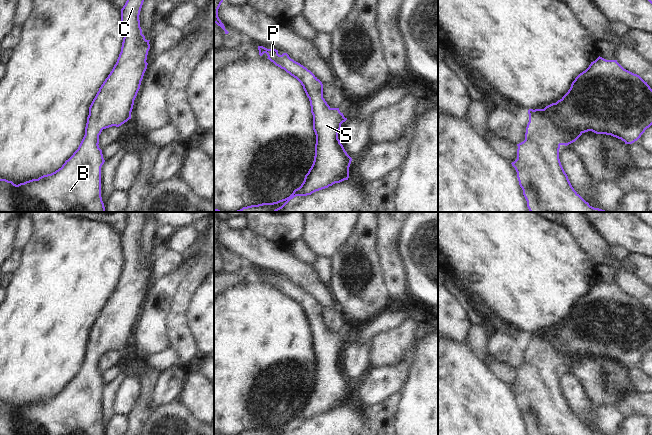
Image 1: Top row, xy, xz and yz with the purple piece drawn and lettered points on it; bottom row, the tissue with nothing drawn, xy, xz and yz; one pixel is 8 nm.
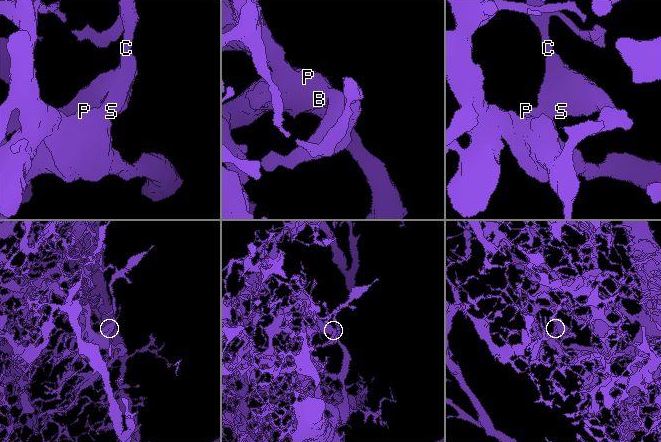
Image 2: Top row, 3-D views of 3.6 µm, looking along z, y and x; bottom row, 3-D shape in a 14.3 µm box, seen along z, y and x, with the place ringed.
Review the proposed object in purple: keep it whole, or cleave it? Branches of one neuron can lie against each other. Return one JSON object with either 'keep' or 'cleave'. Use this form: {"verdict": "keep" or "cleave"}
{"verdict": "keep"}

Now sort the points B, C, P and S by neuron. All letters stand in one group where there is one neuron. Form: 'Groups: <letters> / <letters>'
Groups: B C P S.

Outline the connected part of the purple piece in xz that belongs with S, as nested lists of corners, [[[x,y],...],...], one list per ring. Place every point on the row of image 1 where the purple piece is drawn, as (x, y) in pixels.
[[[258,46],[258,50],[260,56],[266,53],[268,56],[267,59],[281,69],[284,69],[287,73],[296,78],[303,86],[303,89],[309,98],[311,113],[313,115],[313,130],[316,135],[315,156],[313,164],[308,173],[305,175],[303,183],[299,188],[295,189],[289,197],[273,203],[262,203],[243,207],[242,209],[234,212],[277,212],[296,196],[311,195],[312,193],[328,188],[335,183],[348,180],[349,167],[352,161],[352,158],[347,154],[343,145],[338,139],[338,132],[341,129],[341,124],[345,122],[347,118],[344,117],[339,108],[331,108],[327,104],[323,98],[322,82],[306,67],[291,59],[287,53],[279,55],[278,50],[267,49],[263,46]]]

